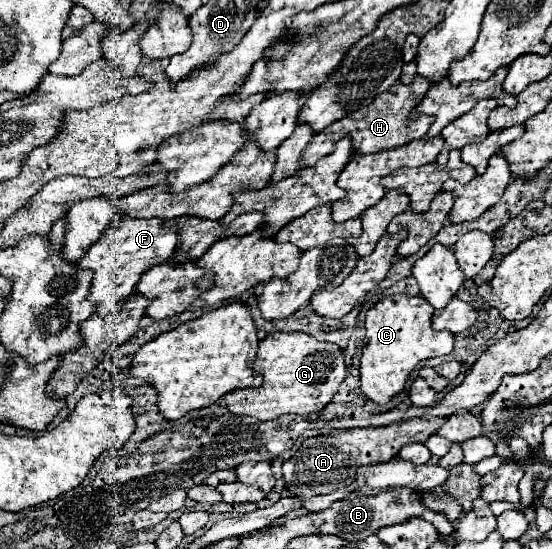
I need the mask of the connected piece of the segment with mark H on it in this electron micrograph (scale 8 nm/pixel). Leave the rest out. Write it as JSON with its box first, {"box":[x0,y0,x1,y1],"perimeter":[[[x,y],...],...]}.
{"box":[302,74,434,166],"perimeter":[[[414,74],[412,82],[410,84],[402,84],[400,80],[396,80],[390,90],[378,94],[374,98],[374,102],[370,102],[368,106],[362,106],[360,110],[352,112],[352,114],[346,114],[344,118],[340,118],[338,122],[330,124],[326,130],[318,132],[310,146],[306,148],[306,154],[302,158],[302,166],[314,166],[318,162],[318,158],[326,156],[332,152],[332,148],[328,148],[332,142],[344,138],[346,134],[352,136],[352,144],[354,144],[354,150],[356,152],[362,152],[362,154],[372,154],[372,152],[378,152],[378,150],[386,150],[386,148],[396,148],[396,146],[402,146],[402,144],[408,144],[410,140],[418,140],[422,136],[426,136],[428,128],[432,126],[434,122],[434,116],[428,116],[428,114],[418,114],[414,120],[410,118],[412,110],[418,106],[418,102],[424,98],[426,90],[432,86],[432,82],[428,78],[422,78],[420,74]]]}

